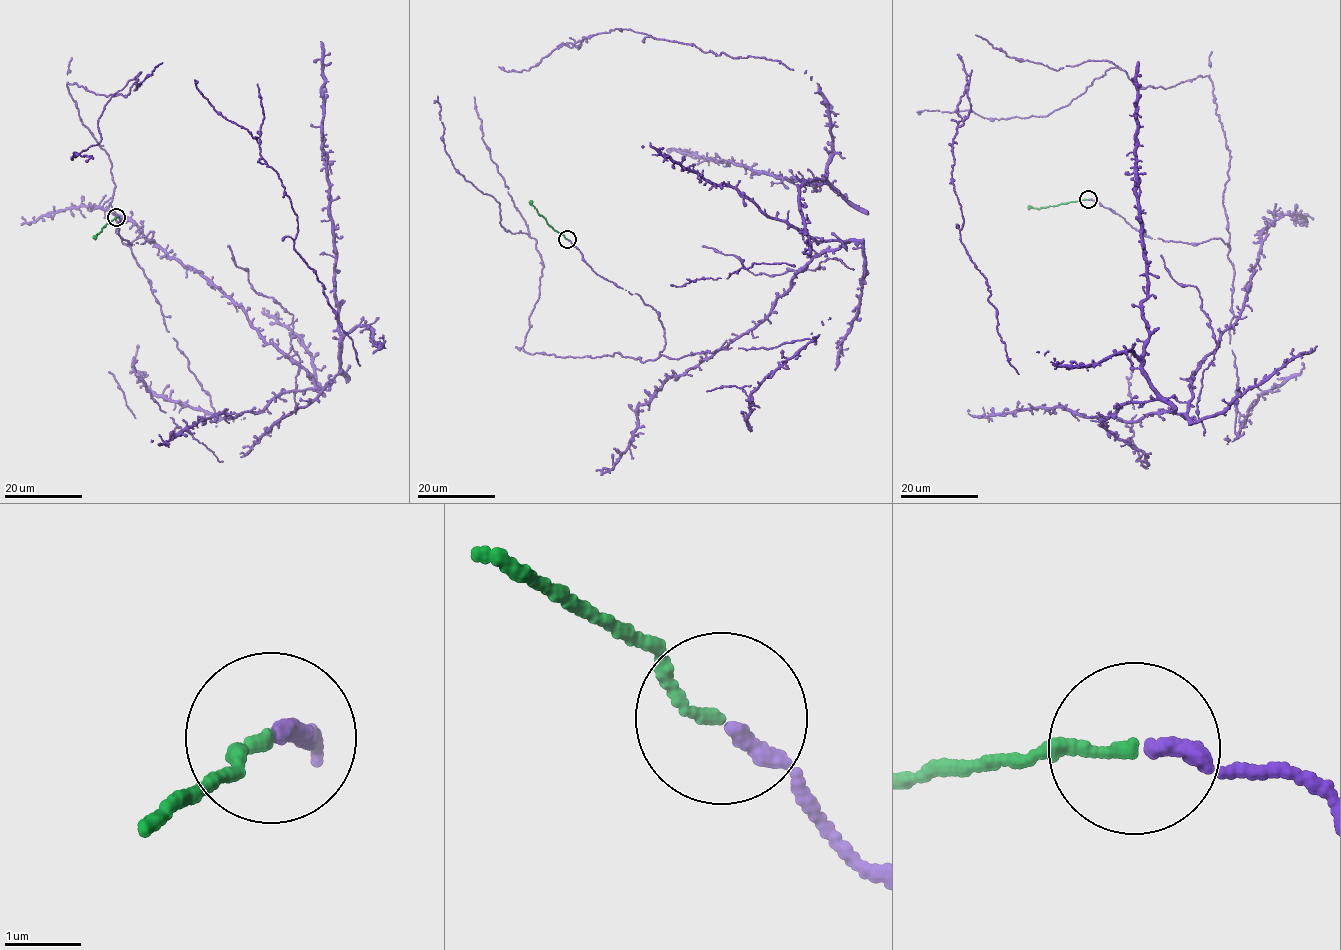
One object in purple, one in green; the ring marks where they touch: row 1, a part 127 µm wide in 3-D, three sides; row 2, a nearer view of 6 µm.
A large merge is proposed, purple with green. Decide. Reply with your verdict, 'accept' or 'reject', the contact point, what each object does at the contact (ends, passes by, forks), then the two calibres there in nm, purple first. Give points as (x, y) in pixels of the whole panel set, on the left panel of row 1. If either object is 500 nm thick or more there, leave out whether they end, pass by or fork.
accept; place (116, 217); purple ends; green ends; calibres 240 and 140 nm

